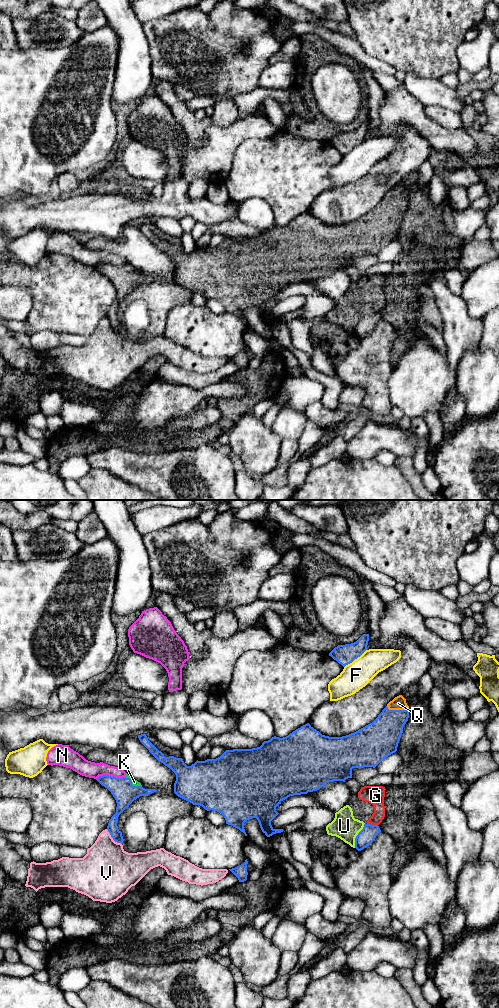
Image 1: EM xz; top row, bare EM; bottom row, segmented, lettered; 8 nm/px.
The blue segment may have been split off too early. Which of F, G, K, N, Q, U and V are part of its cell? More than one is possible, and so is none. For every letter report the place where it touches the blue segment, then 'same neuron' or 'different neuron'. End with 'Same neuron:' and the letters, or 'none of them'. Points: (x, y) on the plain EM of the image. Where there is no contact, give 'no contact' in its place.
F: xz (355, 146) | different neuron
G: xz (372, 313) | different neuron
K: xz (131, 272) | same neuron
N: xz (110, 264) | different neuron
Q: xz (397, 198) | same neuron
U: xz (357, 323) | different neuron
V: xz (112, 325) | different neuron
Same neuron: K, Q

